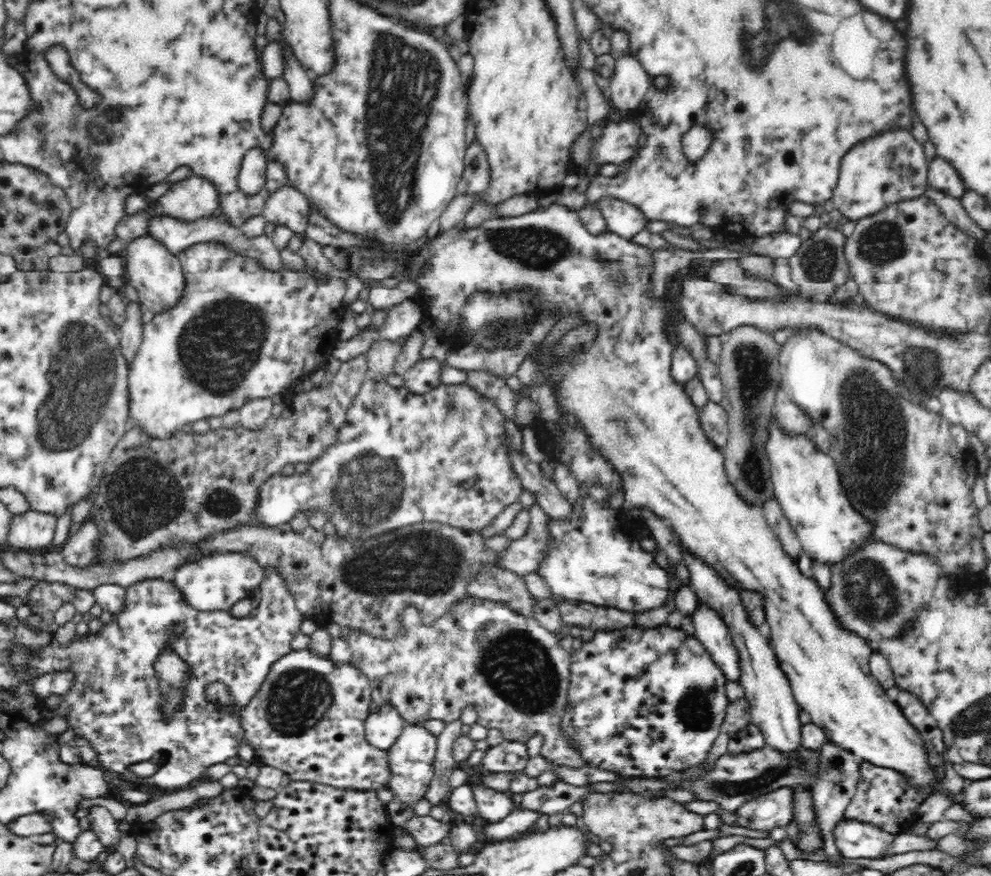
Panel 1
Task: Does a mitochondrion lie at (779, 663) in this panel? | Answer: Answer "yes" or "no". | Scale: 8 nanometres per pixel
no

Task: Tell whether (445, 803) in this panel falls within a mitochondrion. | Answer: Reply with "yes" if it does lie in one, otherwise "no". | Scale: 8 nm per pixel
no

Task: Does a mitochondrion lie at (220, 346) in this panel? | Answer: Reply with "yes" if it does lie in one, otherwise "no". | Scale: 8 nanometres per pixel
yes

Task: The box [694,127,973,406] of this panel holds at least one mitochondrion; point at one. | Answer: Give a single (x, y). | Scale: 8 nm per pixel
(881, 244)

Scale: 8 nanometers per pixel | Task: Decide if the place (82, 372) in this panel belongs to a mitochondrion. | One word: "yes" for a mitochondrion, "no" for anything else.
yes

